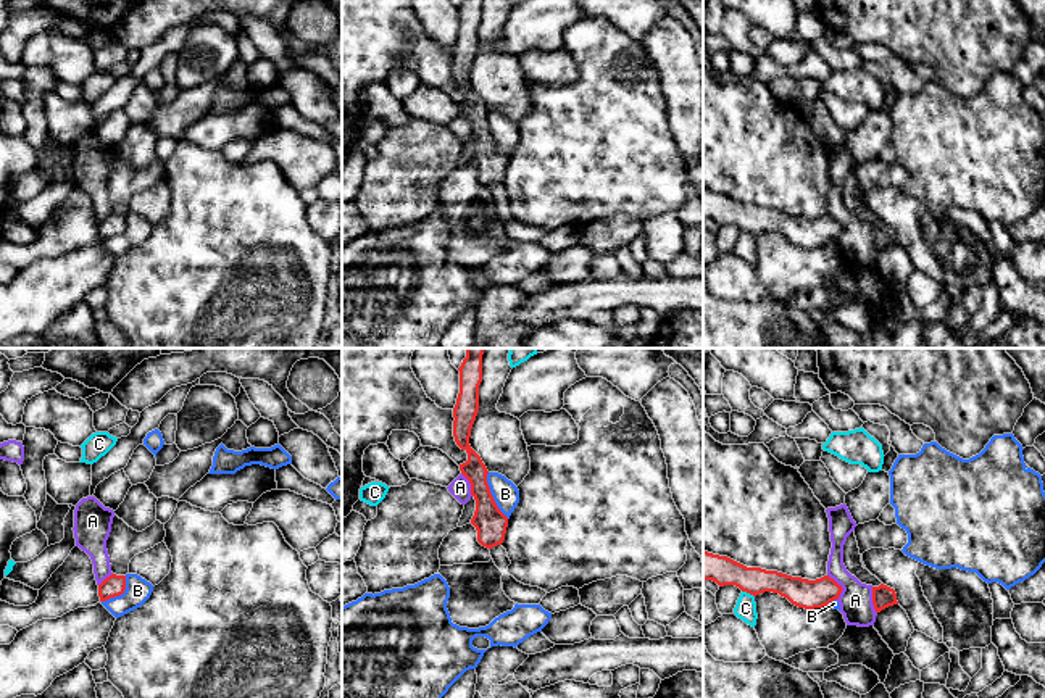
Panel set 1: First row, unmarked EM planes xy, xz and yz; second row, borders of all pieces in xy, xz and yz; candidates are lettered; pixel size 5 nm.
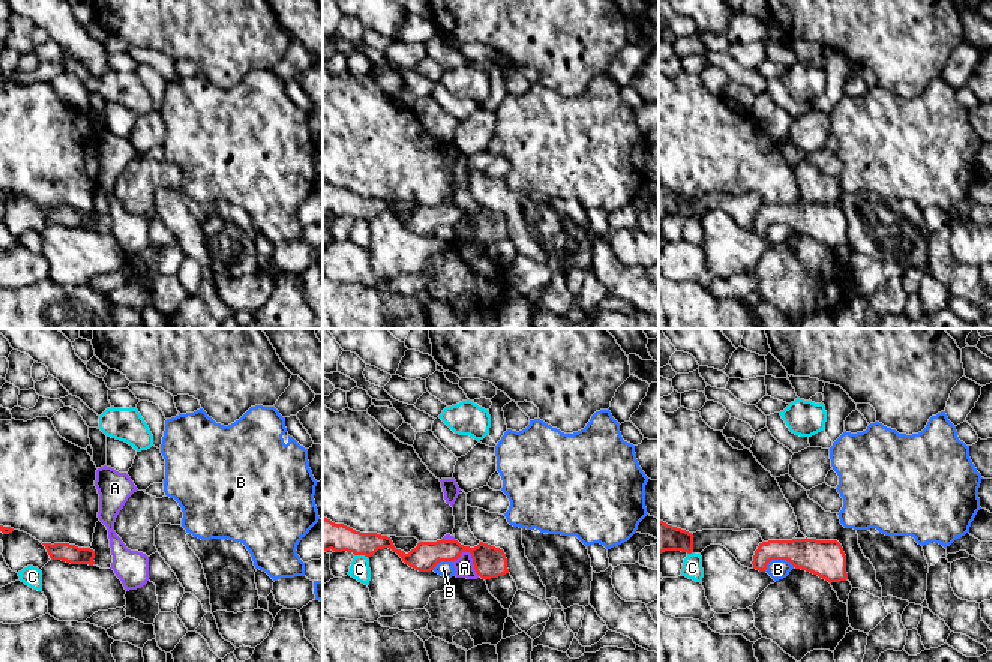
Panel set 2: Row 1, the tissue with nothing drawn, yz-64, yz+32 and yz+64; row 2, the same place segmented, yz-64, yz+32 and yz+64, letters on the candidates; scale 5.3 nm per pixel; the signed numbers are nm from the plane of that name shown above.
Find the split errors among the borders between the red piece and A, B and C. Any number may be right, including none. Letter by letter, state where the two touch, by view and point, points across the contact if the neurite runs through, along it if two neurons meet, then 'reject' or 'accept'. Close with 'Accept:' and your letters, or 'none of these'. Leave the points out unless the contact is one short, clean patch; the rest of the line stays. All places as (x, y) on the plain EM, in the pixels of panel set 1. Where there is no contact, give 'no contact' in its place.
A: meets red in yz at (840, 226); border along yz (828, 213), (842, 228), (837, 239); reject
B: meets red in xz at (491, 134); border along xz (487, 112), (489, 131), (495, 144), (508, 157); reject
C: meets red in yz at (749, 231); border along yz (742, 229), (753, 236); reject
Accept: none of these

